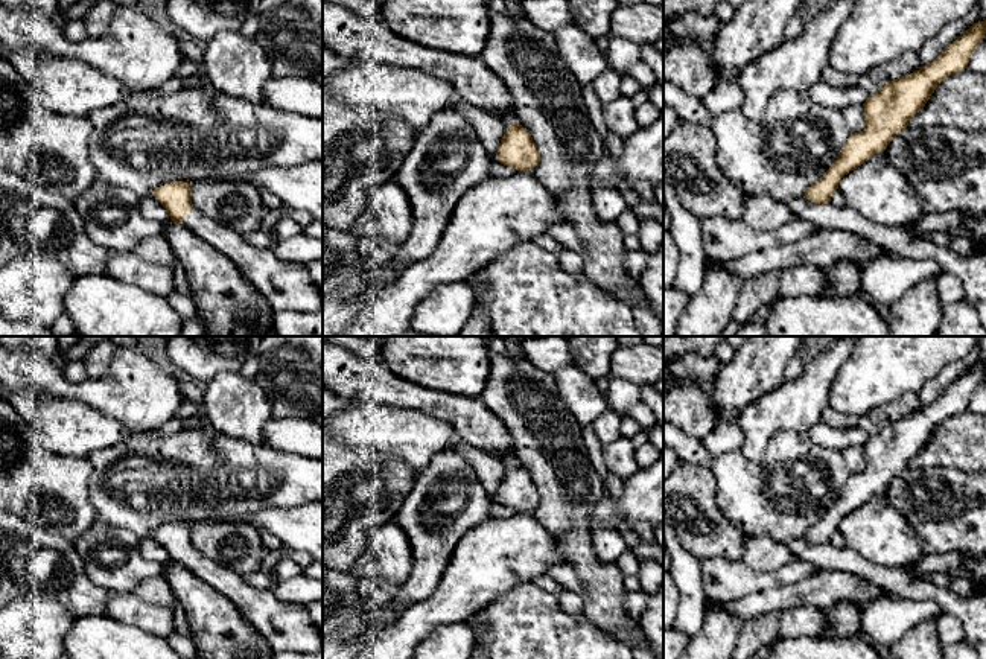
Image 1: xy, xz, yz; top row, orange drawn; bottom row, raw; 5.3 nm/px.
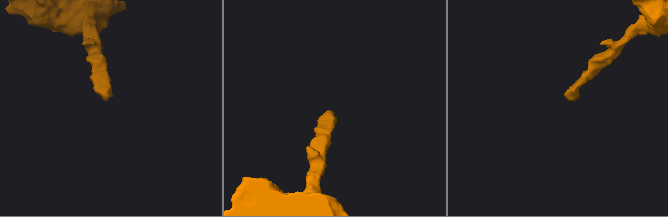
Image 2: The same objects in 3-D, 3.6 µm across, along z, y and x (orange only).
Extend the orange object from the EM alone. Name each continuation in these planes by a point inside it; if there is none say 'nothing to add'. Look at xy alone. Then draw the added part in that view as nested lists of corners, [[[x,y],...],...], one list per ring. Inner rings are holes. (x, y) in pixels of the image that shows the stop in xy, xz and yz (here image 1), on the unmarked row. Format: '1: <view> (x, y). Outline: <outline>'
1: xy (286, 626). Outline: [[[198,549],[186,554],[184,568],[227,597],[274,651],[323,651],[323,633],[306,606],[280,601],[272,589],[248,584],[242,575],[218,565]]]

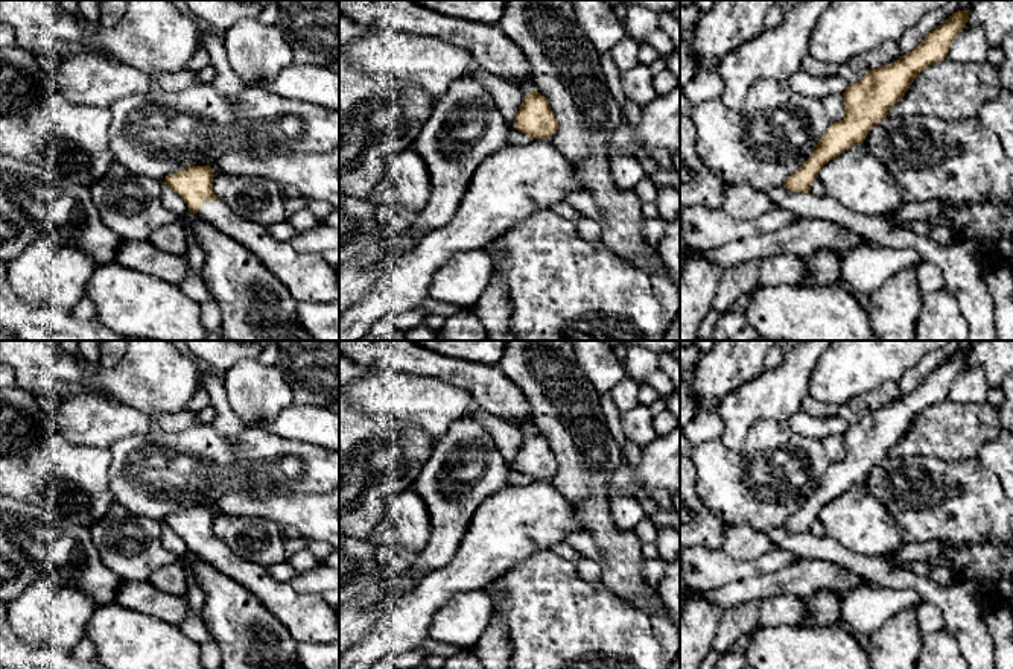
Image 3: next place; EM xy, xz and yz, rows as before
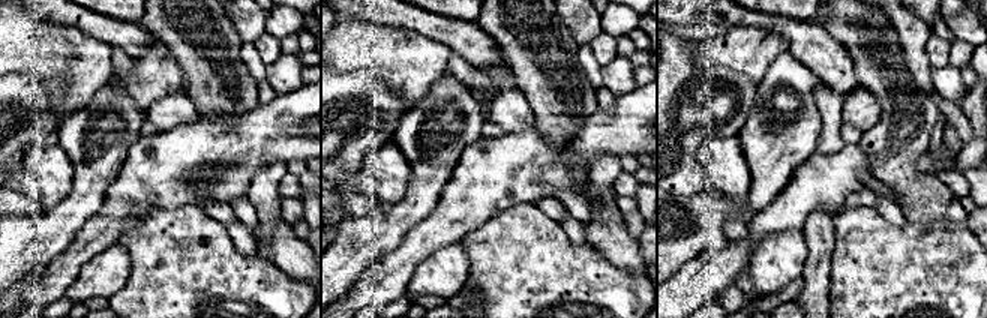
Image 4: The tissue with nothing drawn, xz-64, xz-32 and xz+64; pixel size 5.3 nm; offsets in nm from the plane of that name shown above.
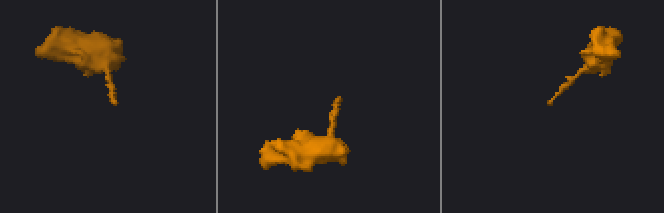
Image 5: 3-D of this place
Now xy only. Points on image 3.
1: xy (308, 618). Outline: [[[221,540],[205,541],[196,555],[249,590],[297,642],[339,640],[339,620],[321,594],[298,593],[291,582],[275,581],[266,567],[237,556]]]

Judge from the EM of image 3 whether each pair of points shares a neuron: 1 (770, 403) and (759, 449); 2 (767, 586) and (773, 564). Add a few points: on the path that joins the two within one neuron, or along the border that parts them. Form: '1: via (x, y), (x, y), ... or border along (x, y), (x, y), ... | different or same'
1: border along (785, 420), (761, 418), (752, 428), (744, 449) | different
2: border along (799, 558), (776, 570), (735, 581) | different

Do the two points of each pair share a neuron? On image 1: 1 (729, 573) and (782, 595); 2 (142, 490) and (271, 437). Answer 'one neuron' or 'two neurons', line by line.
1: two neurons
2: two neurons

